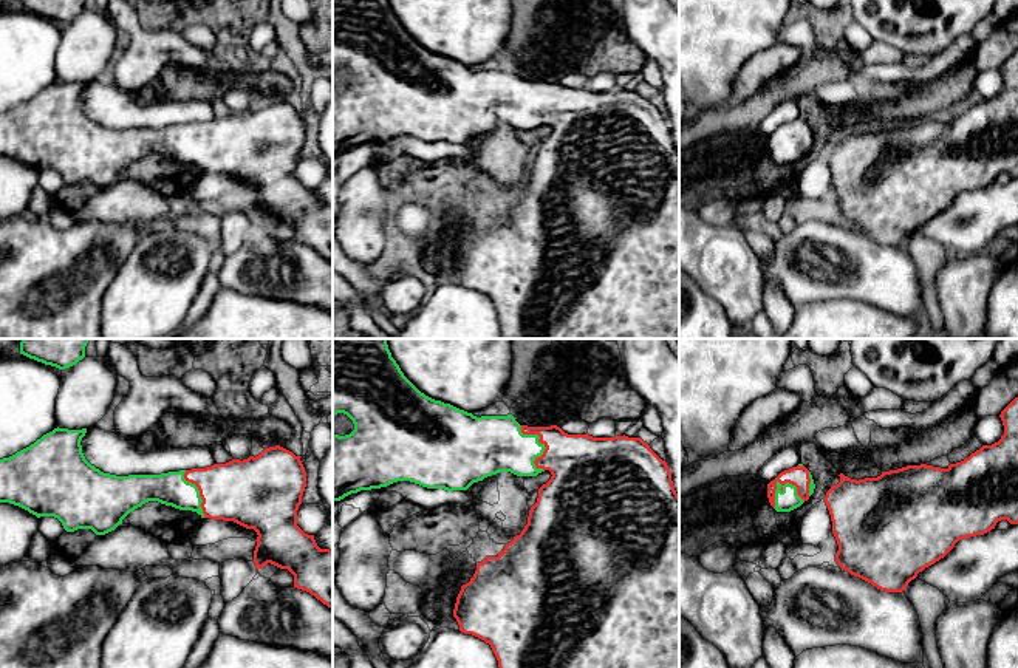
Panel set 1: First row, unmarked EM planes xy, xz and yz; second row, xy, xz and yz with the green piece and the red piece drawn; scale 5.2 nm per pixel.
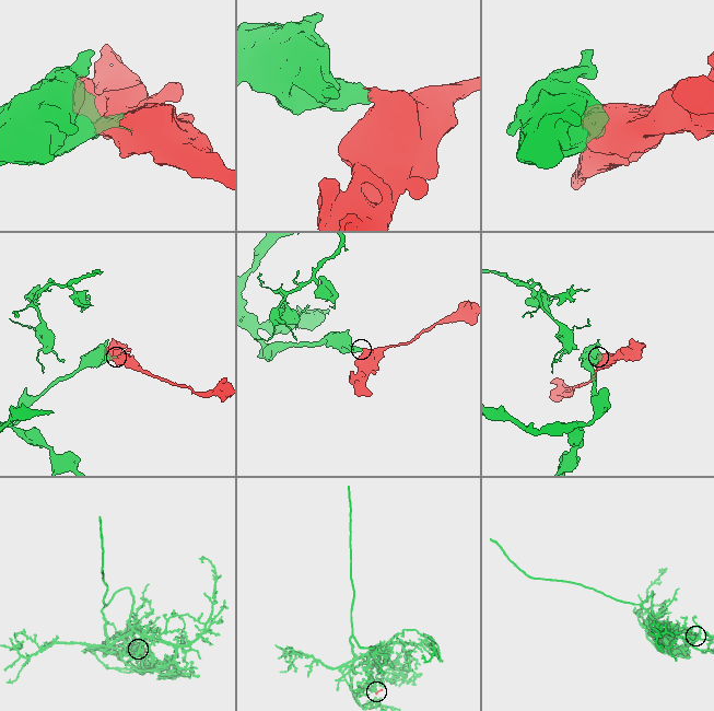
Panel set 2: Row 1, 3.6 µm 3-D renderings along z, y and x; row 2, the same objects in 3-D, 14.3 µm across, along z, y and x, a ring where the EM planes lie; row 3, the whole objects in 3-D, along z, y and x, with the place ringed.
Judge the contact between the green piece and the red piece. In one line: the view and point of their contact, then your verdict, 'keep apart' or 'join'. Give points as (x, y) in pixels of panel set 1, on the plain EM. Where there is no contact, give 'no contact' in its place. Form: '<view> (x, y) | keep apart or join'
yz (791, 138) | join

